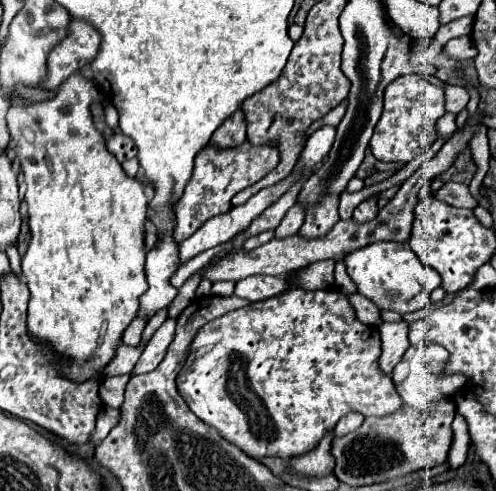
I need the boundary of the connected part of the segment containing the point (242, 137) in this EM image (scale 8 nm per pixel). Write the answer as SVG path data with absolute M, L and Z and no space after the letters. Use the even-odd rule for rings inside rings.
M242 109L232 113L212 135L212 145L218 147L236 147L246 141L246 119Z

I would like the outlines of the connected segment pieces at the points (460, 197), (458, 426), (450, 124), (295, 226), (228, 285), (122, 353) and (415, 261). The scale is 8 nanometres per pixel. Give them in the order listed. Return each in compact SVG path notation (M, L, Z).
M446 183L440 191L436 191L436 197L454 207L474 209L478 205L478 199L472 197L472 193L468 191L468 185L462 185L462 183Z
M460 413L454 417L452 429L454 429L454 439L452 439L452 449L450 449L448 465L450 465L450 469L454 471L454 469L458 469L458 467L464 465L464 461L466 461L466 451L468 451L468 445L470 445L468 425L464 423L464 419L462 419Z
M444 113L444 117L438 119L438 137L450 137L456 133L456 115Z
M296 203L286 213L286 217L282 219L282 223L276 227L276 237L288 237L288 235L296 233L302 223L304 223L304 207L300 203Z
M218 281L212 285L211 292L213 295L230 296L234 293L236 282Z
M120 345L116 349L116 357L112 359L112 363L104 369L104 377L114 377L114 375L124 375L124 373L132 373L134 365L138 361L144 346L128 347L128 345Z
M372 243L364 249L352 251L344 263L360 295L376 303L378 309L398 311L400 315L424 309L430 301L430 293L442 283L440 275L430 265L424 265L406 245Z

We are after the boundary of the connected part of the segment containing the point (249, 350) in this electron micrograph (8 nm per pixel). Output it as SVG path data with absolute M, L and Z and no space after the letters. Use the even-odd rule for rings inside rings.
M290 289L288 293L282 293L276 299L268 299L268 301L260 301L260 303L252 303L250 307L226 313L224 317L218 317L216 321L206 323L196 339L192 341L192 349L190 355L184 363L184 371L178 373L178 391L182 393L182 397L186 399L188 407L208 425L212 425L214 429L220 431L220 435L228 441L232 441L236 447L240 447L246 455L250 457L266 457L266 455L278 455L282 459L290 459L294 455L304 455L308 451L312 451L320 439L324 437L324 433L328 429L334 429L334 425L338 423L340 417L344 417L350 411L358 411L364 417L370 415L388 415L396 409L402 407L402 399L396 393L396 387L392 383L392 379L386 373L380 373L380 369L376 367L376 361L380 357L380 333L376 327L368 327L362 321L358 321L354 307L350 305L348 297L338 291L338 289L328 289L328 291L304 291L304 289Z

